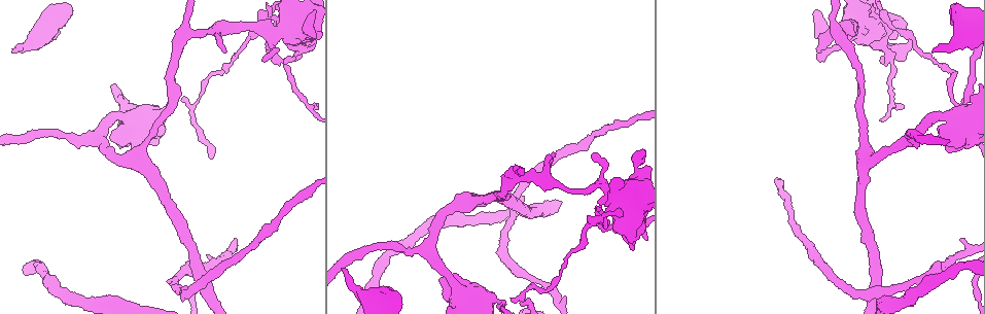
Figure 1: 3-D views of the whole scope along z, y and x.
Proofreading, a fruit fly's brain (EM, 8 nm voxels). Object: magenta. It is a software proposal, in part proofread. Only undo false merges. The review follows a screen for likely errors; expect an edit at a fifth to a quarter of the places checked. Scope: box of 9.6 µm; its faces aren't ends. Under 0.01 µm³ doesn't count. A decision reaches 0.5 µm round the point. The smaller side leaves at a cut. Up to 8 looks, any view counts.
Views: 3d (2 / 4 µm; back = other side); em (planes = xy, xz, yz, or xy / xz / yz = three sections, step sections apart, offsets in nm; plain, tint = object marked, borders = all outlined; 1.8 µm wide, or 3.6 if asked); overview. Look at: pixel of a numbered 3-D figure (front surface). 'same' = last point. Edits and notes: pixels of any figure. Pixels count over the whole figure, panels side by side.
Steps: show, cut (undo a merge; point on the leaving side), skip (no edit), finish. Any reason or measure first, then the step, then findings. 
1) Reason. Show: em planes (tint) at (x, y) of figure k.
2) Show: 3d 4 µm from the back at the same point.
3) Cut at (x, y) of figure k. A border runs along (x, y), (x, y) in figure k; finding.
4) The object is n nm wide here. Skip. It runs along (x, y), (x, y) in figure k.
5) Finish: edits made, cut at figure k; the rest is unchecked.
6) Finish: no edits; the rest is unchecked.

Show: 3d 4 µm at (25, 44) of figure 1.

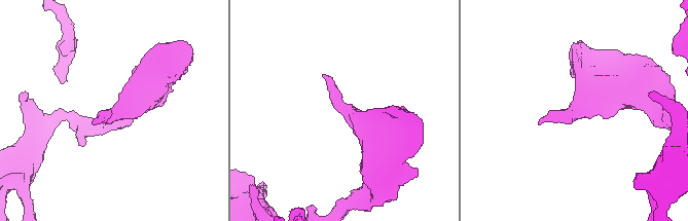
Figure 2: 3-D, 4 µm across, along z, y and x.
Show: em 3.6 µm planes (tint) at (346, 111) of figure 2.

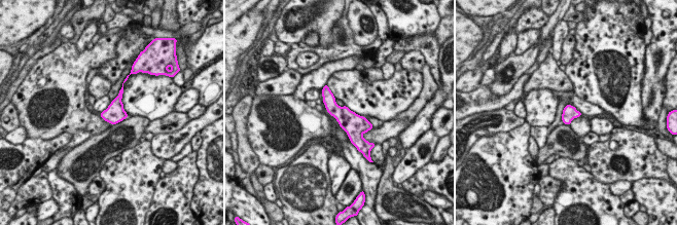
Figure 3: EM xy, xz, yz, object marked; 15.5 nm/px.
The object is 220 nm wide here. Skip. Continuous, no second cell.

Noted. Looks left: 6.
Arms part here. Show: em planes (tint) at (142, 130) of figure 1.

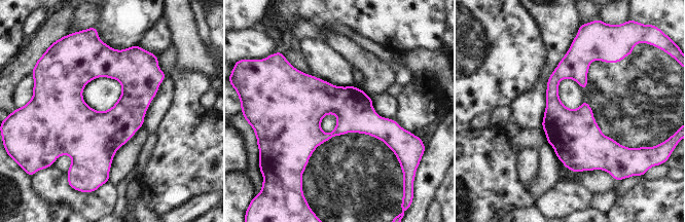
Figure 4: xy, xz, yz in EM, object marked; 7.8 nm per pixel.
Skip. One cell here.

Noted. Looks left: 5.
Touches itself. Show: 3d 4 µm at (865, 17) of figure 1.

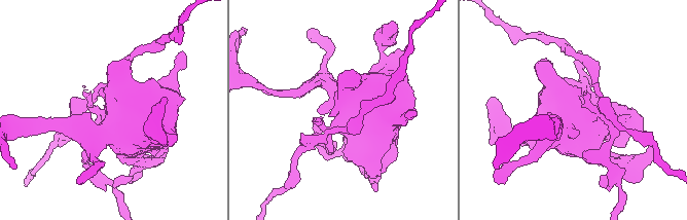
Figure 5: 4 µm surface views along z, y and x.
Now the EM. Show: em planes (plain) at (571, 114) of figure 5.

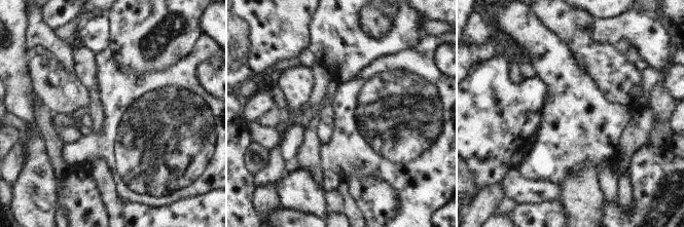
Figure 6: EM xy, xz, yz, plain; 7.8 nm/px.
Show: em planes (borders) at the same point.

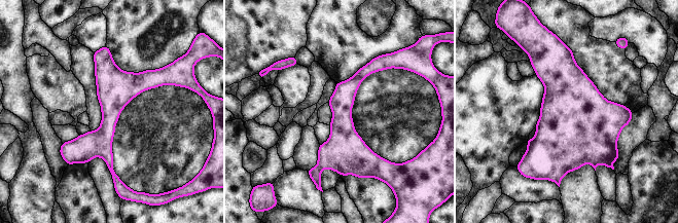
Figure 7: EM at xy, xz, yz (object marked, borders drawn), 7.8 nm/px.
Cut at (315, 173) of figure 7. A border runs along (317, 166), (321, 170) in figure 7; two cells meet here.

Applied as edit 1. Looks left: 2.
Finish: edits made, cut at figure 7; the rest is unchecked.

